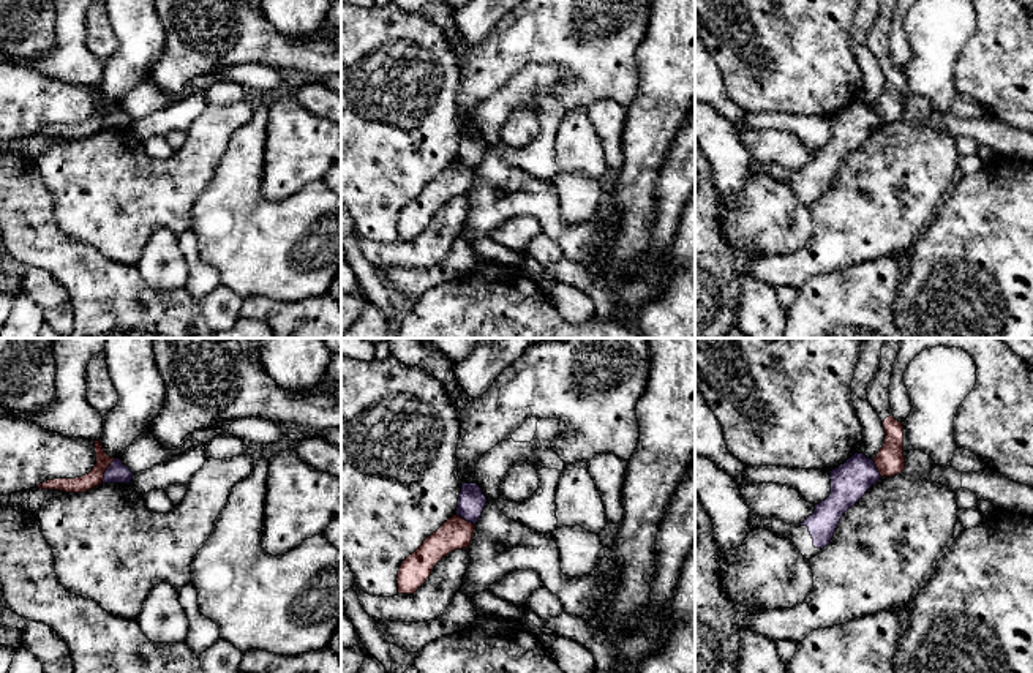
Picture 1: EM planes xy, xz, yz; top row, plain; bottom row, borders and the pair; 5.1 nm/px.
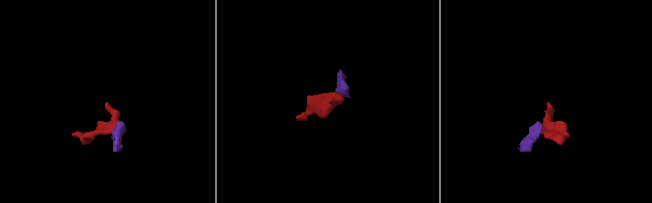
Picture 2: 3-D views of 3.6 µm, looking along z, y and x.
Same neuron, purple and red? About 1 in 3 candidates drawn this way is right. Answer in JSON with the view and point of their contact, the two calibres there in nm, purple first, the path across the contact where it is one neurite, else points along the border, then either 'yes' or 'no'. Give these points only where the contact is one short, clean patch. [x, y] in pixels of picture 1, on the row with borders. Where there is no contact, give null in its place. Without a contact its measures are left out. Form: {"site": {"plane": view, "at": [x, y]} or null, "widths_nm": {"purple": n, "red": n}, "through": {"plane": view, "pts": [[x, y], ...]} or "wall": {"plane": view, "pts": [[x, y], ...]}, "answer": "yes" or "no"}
{"site": {"plane": "xy", "at": [106, 471]}, "widths_nm": {"purple": 110, "red": 80}, "wall": {"plane": "xy", "pts": [[116, 458], [106, 469], [101, 482]]}, "answer": "no"}

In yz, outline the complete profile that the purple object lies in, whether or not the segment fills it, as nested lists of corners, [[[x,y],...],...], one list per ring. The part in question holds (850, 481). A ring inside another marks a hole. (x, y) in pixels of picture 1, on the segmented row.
[[[858,452],[829,474],[831,494],[815,506],[807,520],[799,524],[787,524],[776,518],[750,513],[750,529],[777,532],[790,539],[806,559],[815,558],[831,543],[843,513],[881,479],[875,461]]]

